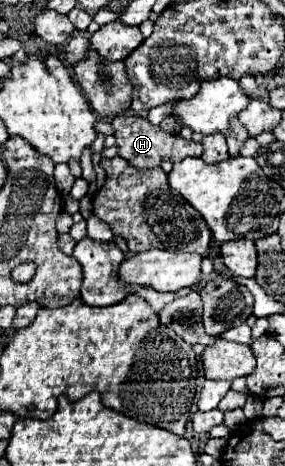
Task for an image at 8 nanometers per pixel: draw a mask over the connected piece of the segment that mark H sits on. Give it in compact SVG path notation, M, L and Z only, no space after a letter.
M136 114L116 116L112 126L116 130L114 138L116 138L116 146L118 146L118 156L136 168L154 168L154 166L160 166L160 162L164 162L164 160L170 160L176 164L188 156L200 156L202 154L202 144L192 142L192 140L184 140L182 136L166 134L162 128L156 128L146 118L136 116Z

